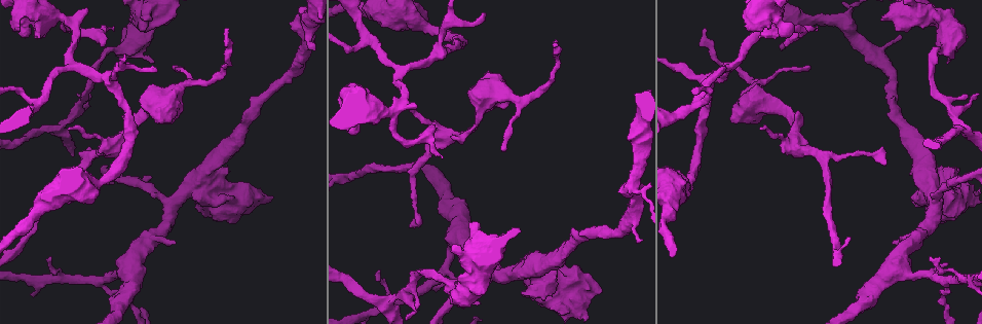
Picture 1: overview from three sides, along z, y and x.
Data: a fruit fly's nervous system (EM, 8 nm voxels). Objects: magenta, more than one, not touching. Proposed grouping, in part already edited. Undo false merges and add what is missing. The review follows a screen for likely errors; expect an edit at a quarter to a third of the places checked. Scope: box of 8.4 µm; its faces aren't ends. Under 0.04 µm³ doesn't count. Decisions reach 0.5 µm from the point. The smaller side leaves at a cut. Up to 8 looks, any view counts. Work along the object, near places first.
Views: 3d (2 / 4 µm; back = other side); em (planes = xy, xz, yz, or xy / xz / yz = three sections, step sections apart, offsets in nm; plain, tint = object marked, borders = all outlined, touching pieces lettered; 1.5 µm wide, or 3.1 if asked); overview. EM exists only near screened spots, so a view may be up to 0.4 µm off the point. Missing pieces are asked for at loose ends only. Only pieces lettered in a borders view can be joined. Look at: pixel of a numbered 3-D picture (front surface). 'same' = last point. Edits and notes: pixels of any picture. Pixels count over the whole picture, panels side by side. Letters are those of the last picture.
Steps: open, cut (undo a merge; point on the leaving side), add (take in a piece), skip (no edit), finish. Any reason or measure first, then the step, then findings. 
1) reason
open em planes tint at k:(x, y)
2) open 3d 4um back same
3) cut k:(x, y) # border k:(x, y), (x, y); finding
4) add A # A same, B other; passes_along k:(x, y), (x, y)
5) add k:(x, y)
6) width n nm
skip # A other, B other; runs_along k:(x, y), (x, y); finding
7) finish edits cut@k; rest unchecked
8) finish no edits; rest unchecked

an open end
open em xz step 8 tint at 1:(761, 128)

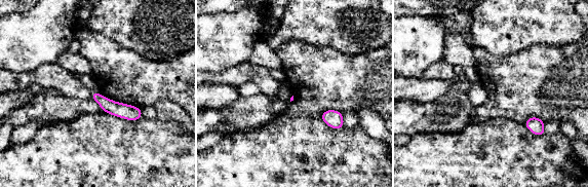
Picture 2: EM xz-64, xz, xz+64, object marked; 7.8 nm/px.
open em planes borders same

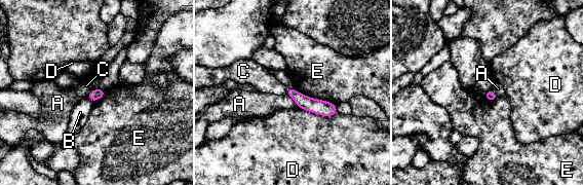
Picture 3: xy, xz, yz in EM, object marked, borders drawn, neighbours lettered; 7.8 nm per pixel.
longest_contact E 340 nm
skip # A other, B other, C other, D other, E other; border 3:(100, 88), (93, 88), (86, 95); none of them fits

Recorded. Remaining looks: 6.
free end
open em planes borders at 1:(358, 126)

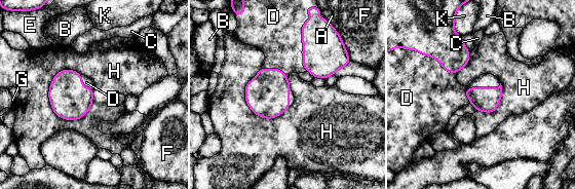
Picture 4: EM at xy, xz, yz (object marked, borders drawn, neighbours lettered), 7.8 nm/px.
add D # A other, B other, C other, D same, E other, F other, G other, H other, K other; the neuron continues

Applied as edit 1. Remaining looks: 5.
open overview

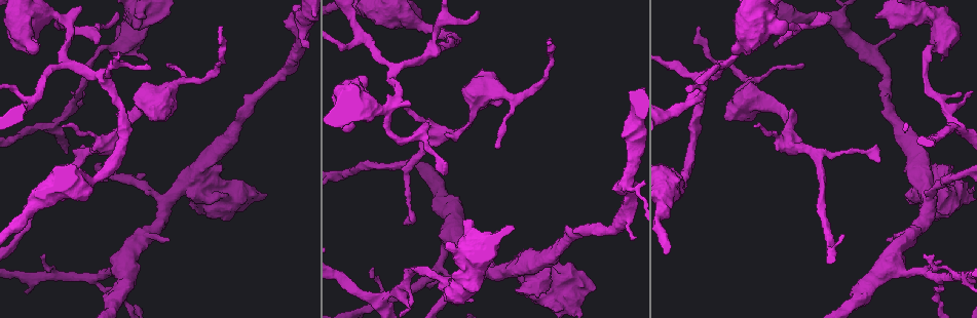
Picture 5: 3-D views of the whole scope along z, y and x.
branch stops here
open 3d 4um at 5:(167, 66)

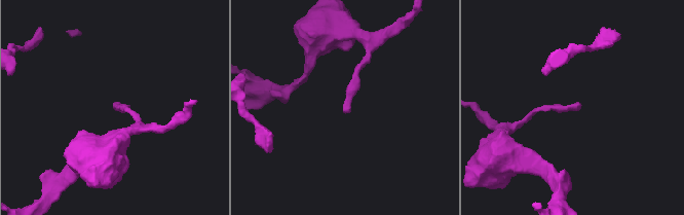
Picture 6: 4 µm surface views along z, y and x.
open em xy step 8 borders at 6:(346, 110)

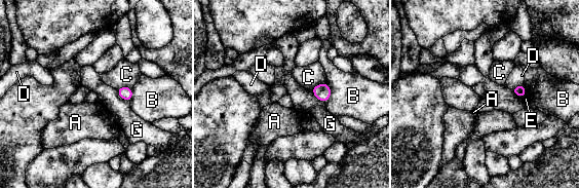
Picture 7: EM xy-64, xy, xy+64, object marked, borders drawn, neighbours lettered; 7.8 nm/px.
open em planes borders same

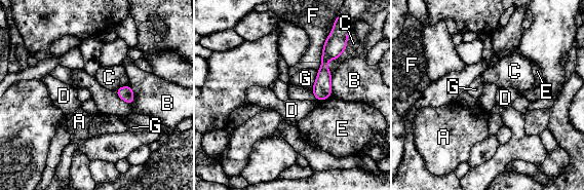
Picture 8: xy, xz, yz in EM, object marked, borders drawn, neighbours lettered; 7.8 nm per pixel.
width 110 nm
skip # A other, B other, C other, D other, E other, F other, G other; border 8:(128, 84), (120, 87); none of them fits

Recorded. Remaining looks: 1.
finish edits add@4; rest unchecked

